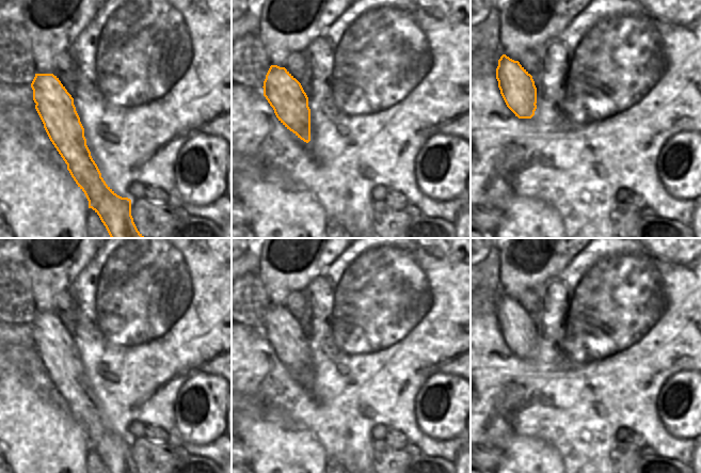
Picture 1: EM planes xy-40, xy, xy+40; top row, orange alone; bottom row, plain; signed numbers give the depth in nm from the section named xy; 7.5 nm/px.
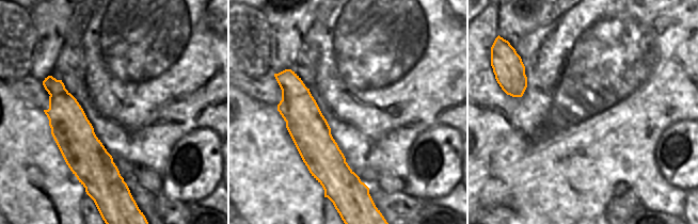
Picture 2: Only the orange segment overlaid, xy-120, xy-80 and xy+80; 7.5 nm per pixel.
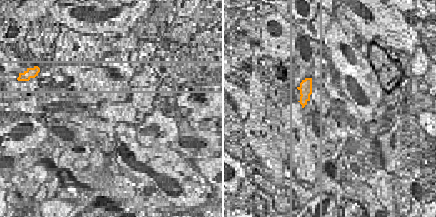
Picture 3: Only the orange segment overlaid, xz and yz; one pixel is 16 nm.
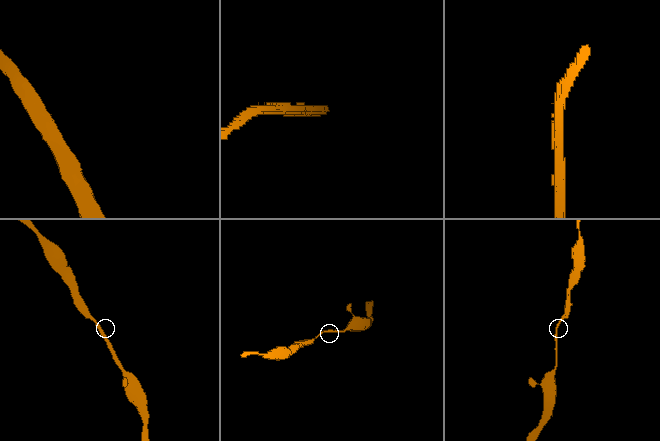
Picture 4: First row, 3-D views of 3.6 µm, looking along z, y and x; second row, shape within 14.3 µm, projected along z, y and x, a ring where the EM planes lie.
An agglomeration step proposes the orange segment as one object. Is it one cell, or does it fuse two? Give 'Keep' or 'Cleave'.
Keep

